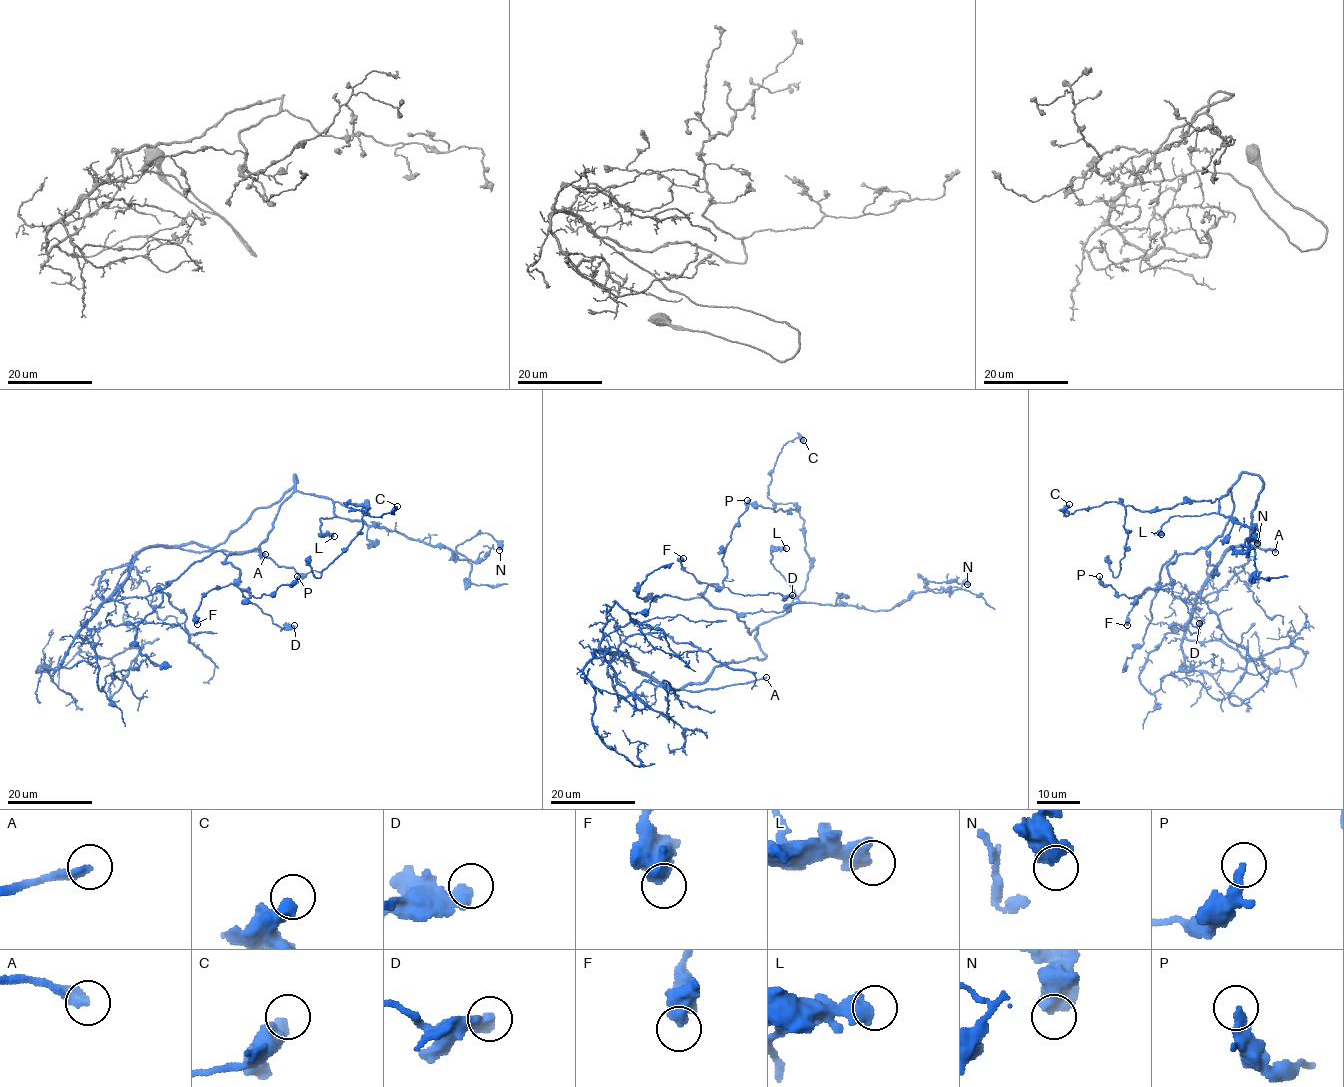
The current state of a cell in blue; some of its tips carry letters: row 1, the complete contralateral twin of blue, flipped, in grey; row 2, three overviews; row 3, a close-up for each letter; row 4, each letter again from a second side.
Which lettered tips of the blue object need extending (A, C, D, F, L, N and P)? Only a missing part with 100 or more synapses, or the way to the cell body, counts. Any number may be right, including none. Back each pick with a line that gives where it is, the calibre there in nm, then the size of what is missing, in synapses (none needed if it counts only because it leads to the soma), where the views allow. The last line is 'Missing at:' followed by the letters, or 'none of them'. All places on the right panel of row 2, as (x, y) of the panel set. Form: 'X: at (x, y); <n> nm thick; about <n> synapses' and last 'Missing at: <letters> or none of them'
A: at (1275, 552); 340 nm thick
Missing at: A

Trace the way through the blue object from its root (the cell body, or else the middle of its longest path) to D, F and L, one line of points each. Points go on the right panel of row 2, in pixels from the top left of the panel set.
D: (1250, 542), (1264, 484), (1244, 472), (1230, 489), (1224, 531), (1167, 566), (1172, 594), (1199, 623)
F: (1250, 542), (1264, 484), (1244, 472), (1230, 489), (1224, 531), (1169, 563), (1169, 582), (1135, 600), (1127, 625)
L: (1250, 542), (1252, 513), (1264, 484), (1245, 472), (1220, 499), (1217, 513), (1173, 515), (1161, 534)

